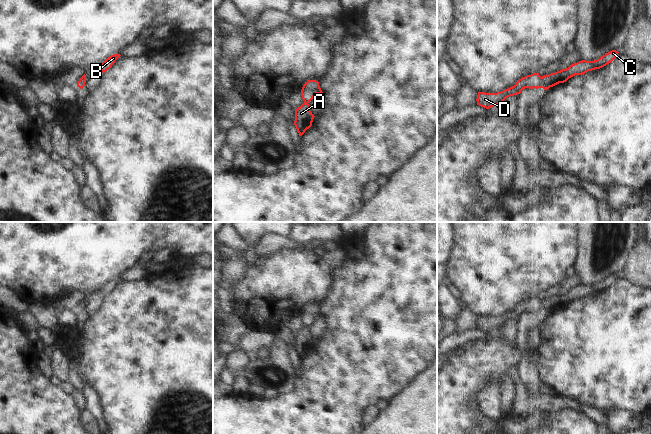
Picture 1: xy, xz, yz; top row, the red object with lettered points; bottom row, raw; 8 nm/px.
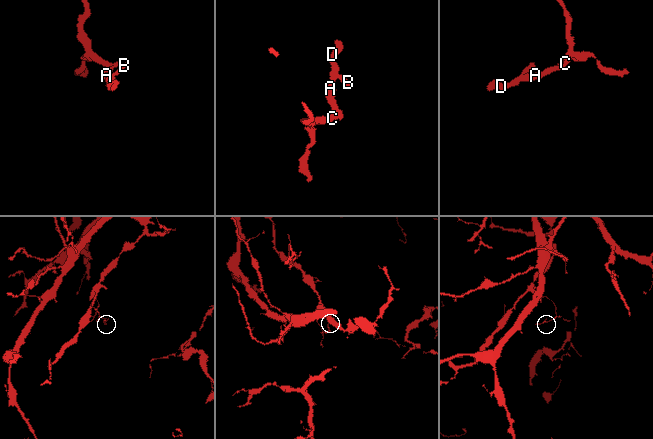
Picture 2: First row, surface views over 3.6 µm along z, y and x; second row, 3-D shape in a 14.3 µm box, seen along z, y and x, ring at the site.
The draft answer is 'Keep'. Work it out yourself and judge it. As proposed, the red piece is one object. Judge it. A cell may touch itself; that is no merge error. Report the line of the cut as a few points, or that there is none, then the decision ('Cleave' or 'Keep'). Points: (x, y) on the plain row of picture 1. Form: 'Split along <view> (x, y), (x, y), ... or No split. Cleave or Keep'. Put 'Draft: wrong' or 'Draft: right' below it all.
No split. Keep
Draft: right

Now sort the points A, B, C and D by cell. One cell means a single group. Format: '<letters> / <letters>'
A B C D

